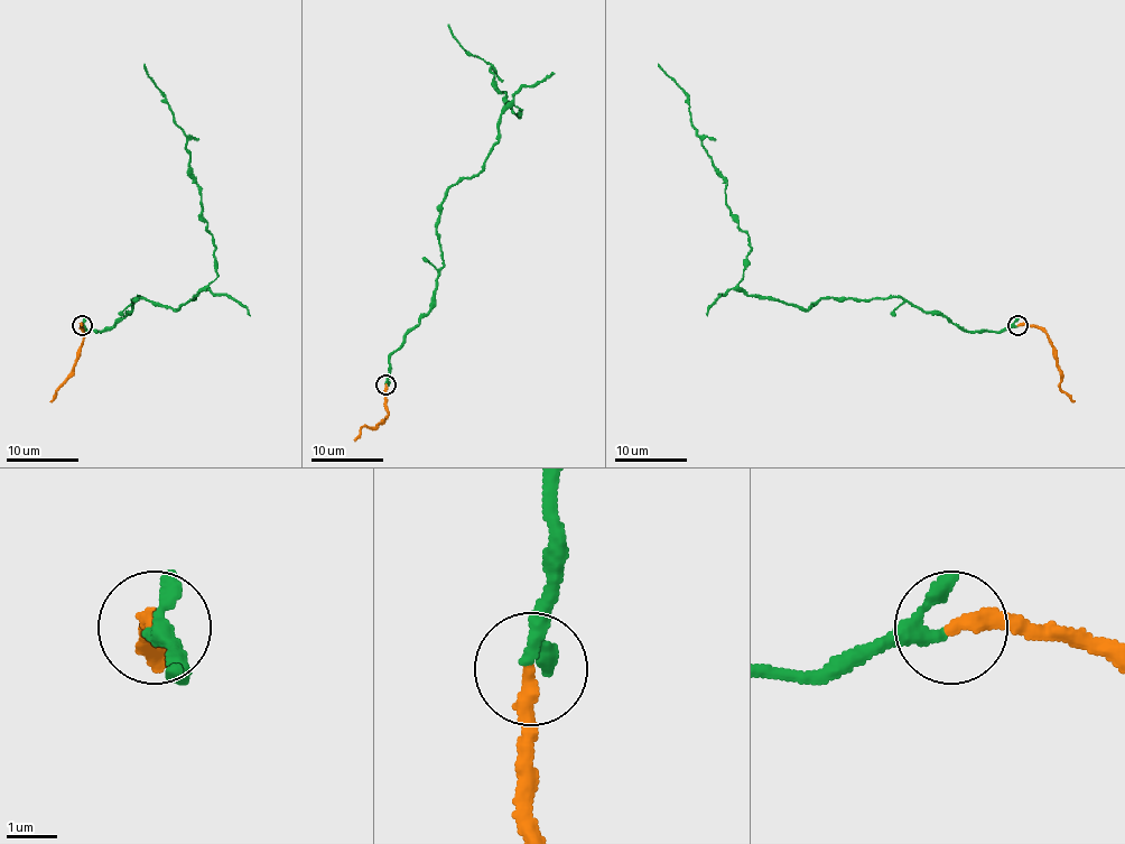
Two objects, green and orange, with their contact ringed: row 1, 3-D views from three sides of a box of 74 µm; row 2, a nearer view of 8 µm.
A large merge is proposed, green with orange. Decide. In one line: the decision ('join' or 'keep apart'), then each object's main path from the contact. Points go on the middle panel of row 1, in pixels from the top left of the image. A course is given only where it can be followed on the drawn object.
join; green runs (387, 385), (443, 266), (438, 204), (482, 170), (498, 118), (521, 109), (447, 25); orange runs (387, 385), (387, 415), (378, 425), (363, 427), (354, 442)

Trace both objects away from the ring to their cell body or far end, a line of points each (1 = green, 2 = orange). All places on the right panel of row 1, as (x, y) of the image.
1: (1017, 325), (961, 331), (899, 296), (803, 309), (752, 296), (740, 286), (750, 238), (687, 93), (658, 63)
2: (1017, 325), (1038, 325), (1048, 336), (1061, 388), (1075, 400)

